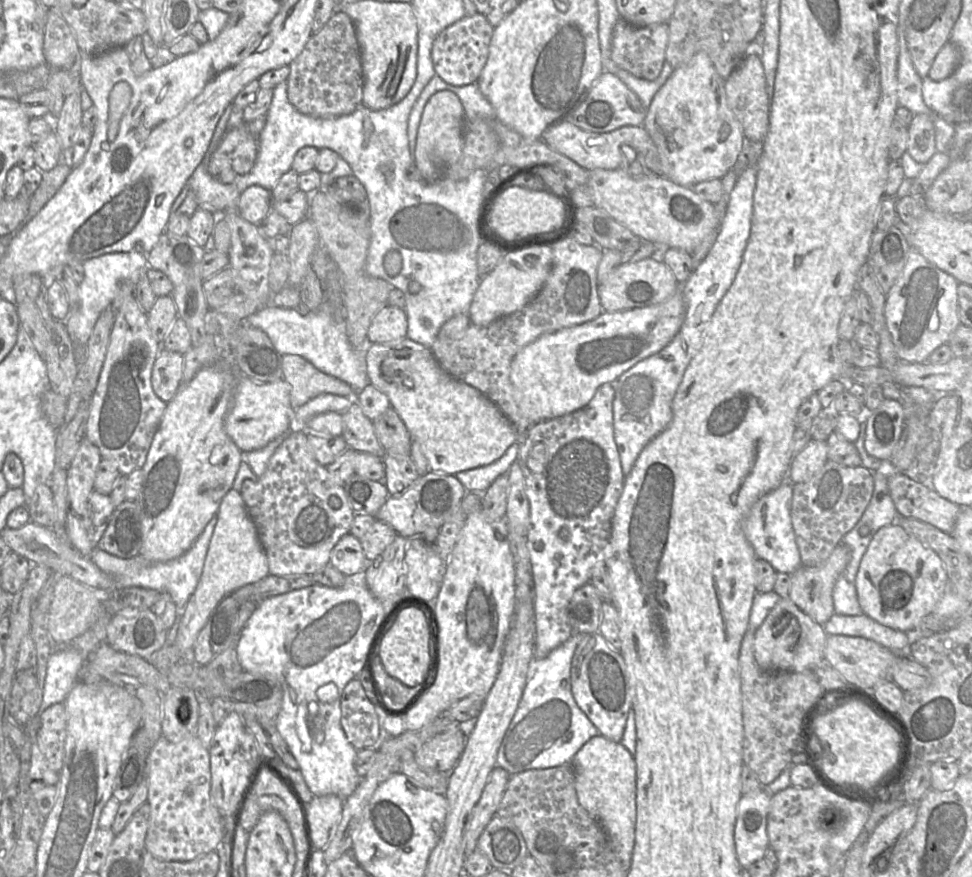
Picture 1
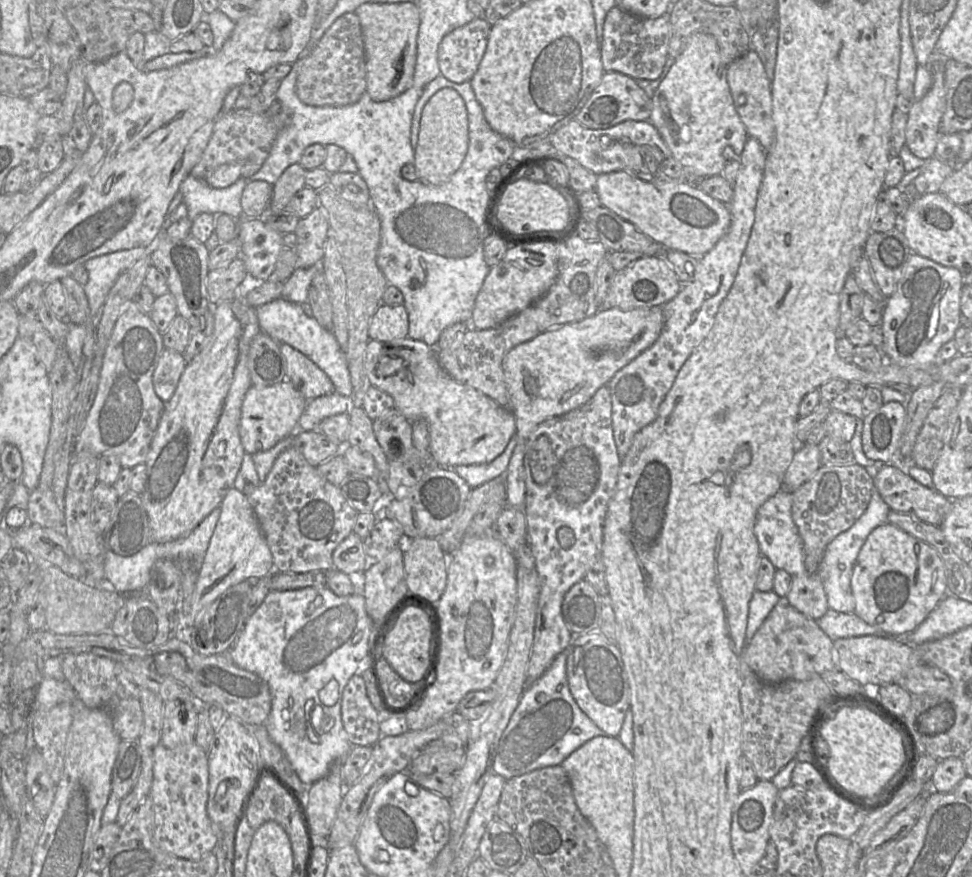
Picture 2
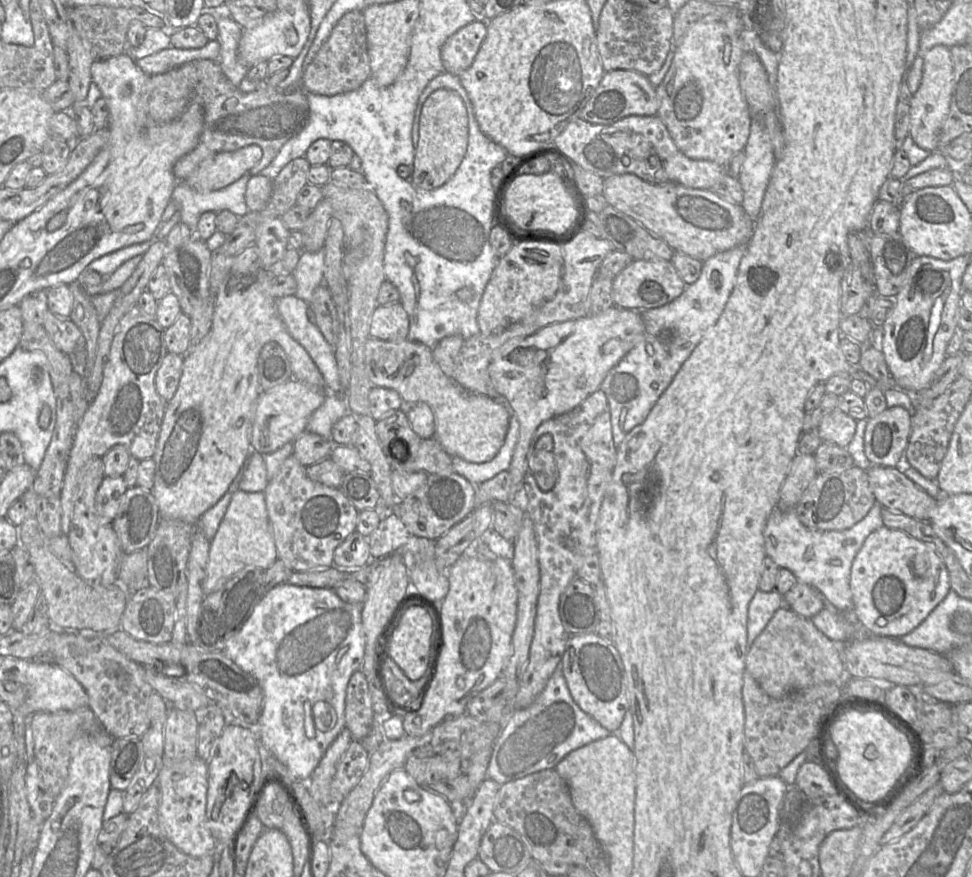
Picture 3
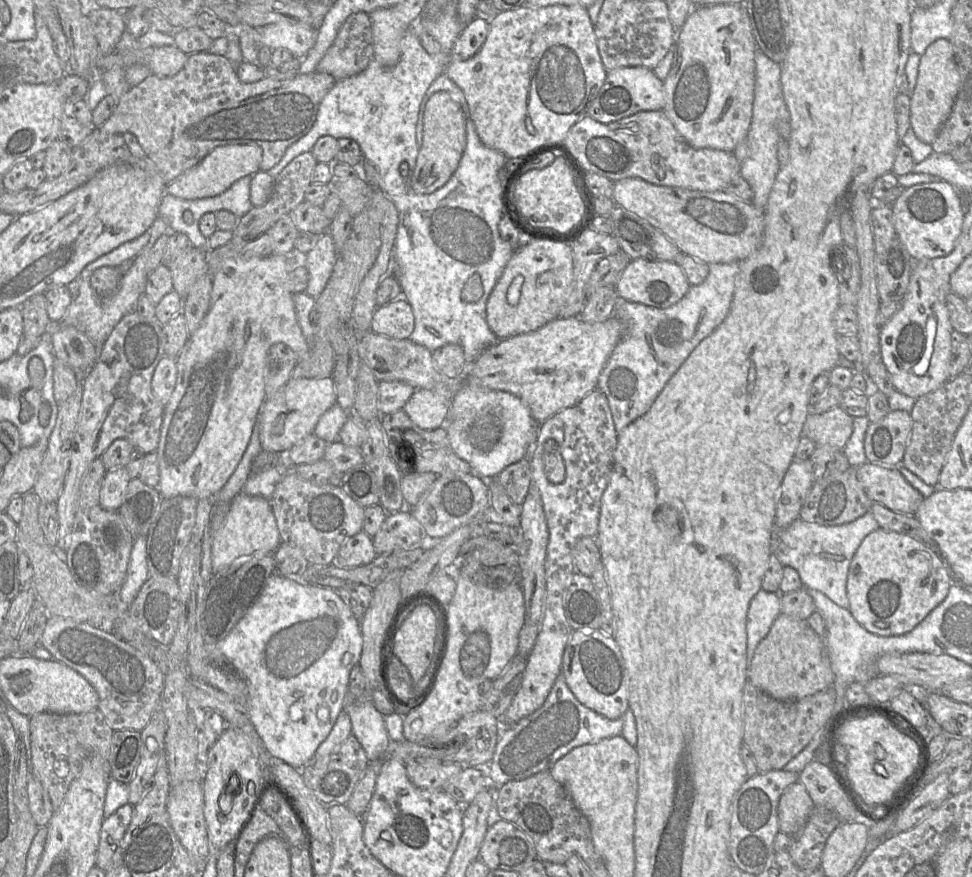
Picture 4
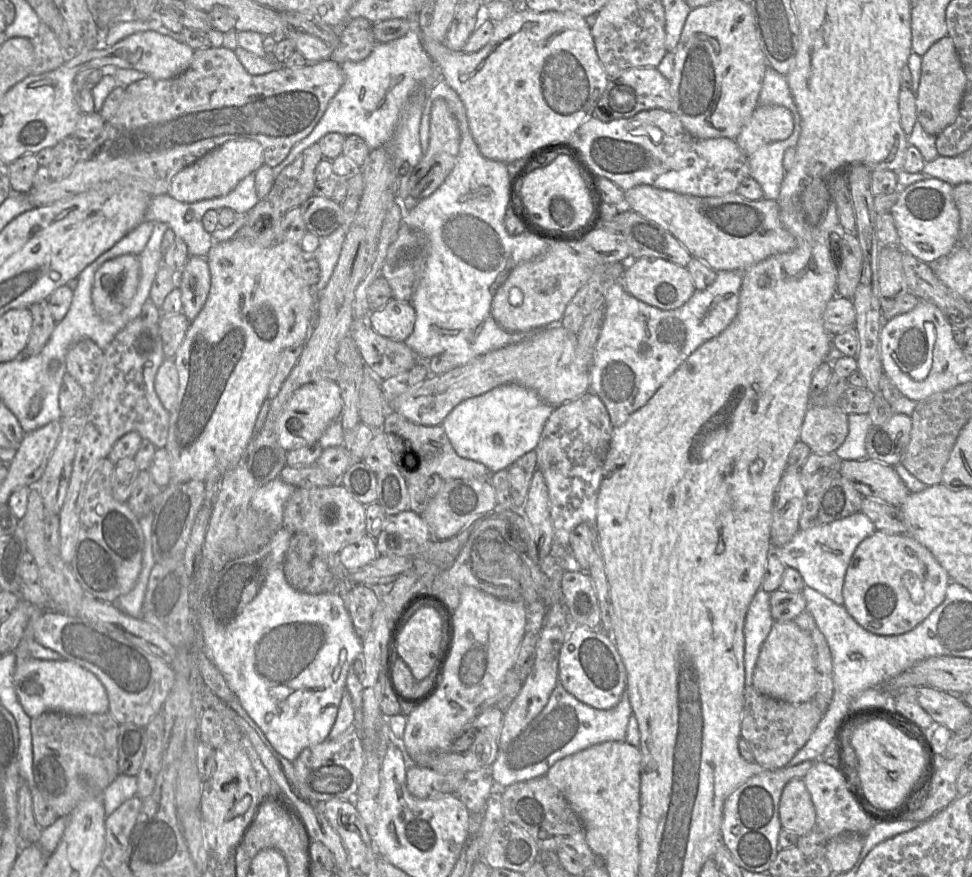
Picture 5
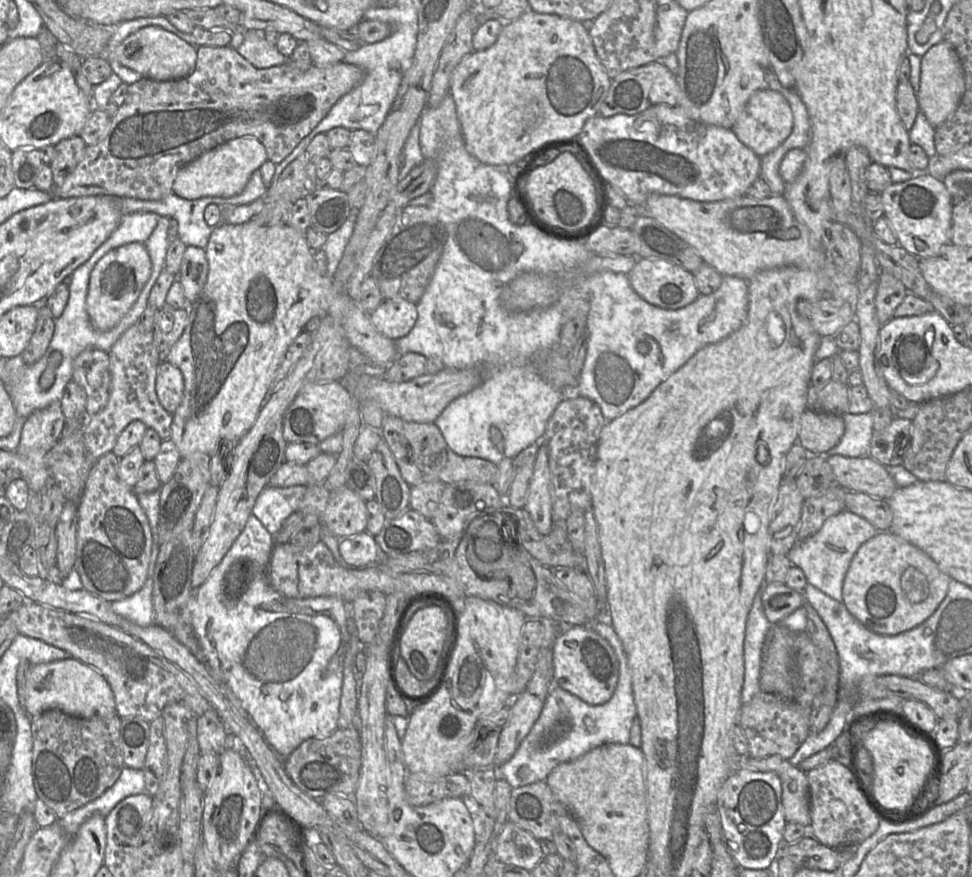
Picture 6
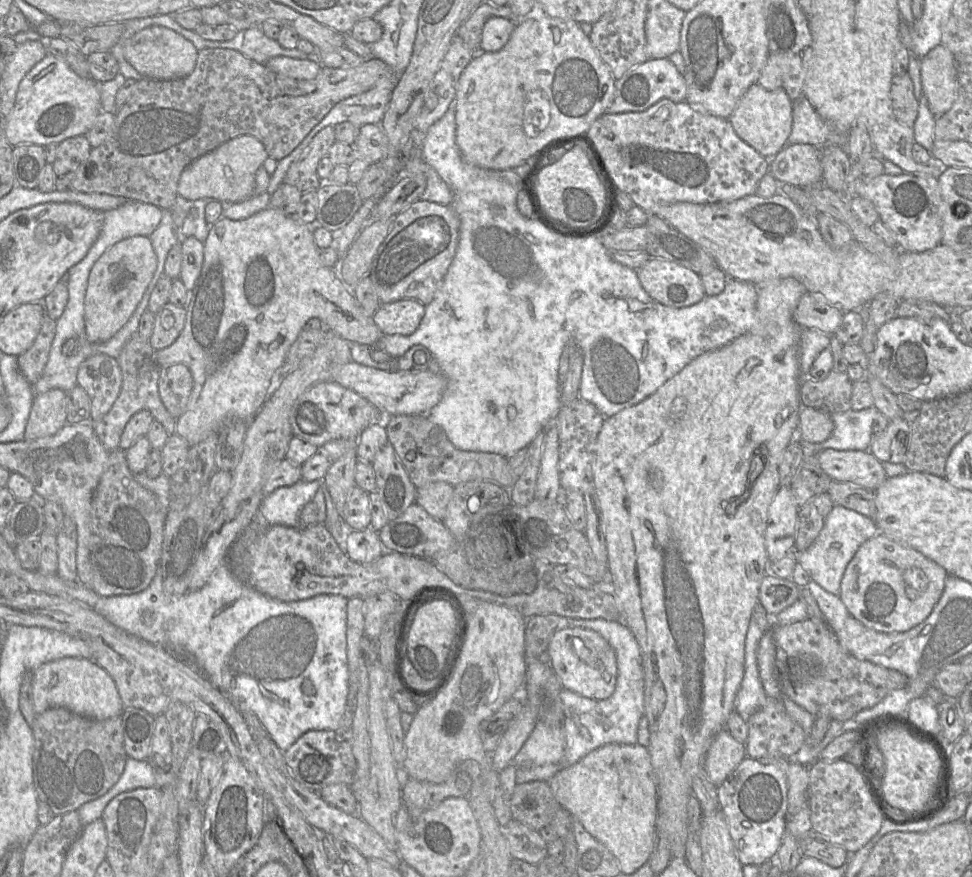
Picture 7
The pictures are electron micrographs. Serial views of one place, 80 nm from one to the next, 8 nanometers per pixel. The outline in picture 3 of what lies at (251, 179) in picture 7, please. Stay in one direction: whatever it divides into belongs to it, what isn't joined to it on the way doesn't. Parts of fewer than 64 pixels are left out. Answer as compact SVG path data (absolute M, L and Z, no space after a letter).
M258 145L220 152L202 162L184 181L198 192L222 189L248 173L260 161L262 154Z

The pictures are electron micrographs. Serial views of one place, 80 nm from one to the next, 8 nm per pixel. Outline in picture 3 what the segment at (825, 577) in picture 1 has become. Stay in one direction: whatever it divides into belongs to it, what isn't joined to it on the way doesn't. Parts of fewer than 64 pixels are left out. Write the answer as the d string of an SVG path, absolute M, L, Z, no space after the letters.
M797 582L783 597L786 606L807 619L824 609L824 596L805 583Z

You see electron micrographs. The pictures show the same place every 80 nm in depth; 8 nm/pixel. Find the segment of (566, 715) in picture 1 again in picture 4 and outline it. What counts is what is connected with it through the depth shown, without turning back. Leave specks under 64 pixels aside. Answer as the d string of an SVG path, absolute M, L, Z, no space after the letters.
M561 672L538 710L513 725L506 725L506 728L501 726L502 732L494 756L485 767L489 786L498 788L510 781L550 771L559 759L574 748L621 735L623 724L623 716L611 720L580 703L567 686Z

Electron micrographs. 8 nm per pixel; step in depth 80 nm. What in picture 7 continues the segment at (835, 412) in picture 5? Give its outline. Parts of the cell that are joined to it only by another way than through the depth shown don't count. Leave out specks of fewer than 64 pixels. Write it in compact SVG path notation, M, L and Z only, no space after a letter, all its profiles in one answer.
M812 407L800 409L797 436L804 442L824 442L831 436L833 429L832 418L826 412Z

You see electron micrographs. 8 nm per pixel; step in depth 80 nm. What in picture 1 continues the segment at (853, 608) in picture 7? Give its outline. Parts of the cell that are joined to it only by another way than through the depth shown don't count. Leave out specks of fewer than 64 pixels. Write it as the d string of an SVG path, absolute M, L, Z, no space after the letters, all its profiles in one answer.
M895 522L873 536L860 561L855 585L863 614L890 628L910 631L934 609L948 589L948 578L938 554Z

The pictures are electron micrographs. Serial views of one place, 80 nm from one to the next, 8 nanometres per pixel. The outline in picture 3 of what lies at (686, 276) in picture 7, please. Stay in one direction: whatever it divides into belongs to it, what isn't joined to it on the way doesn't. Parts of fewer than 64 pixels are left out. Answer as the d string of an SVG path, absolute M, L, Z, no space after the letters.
M633 260L613 280L612 297L615 306L630 310L661 307L684 291L686 284L670 260Z

